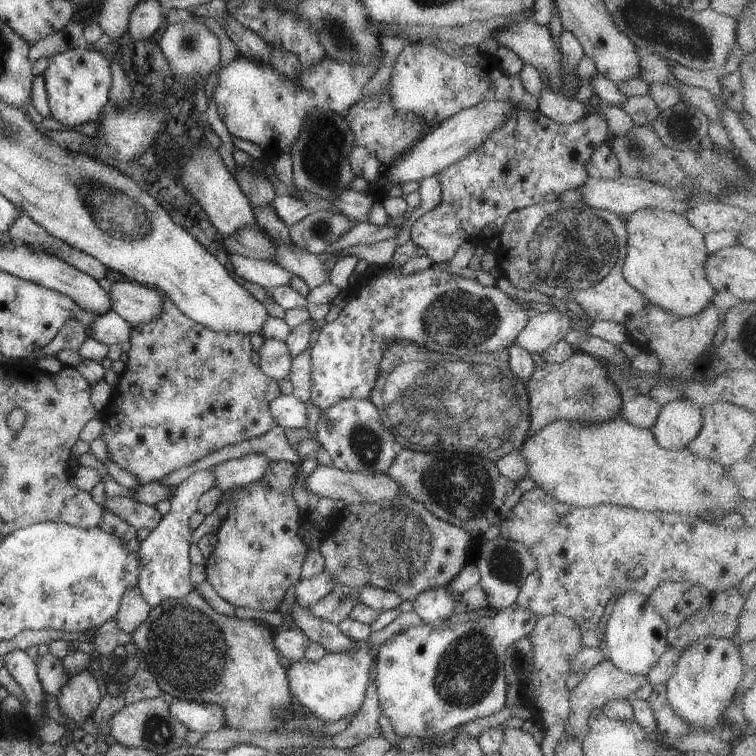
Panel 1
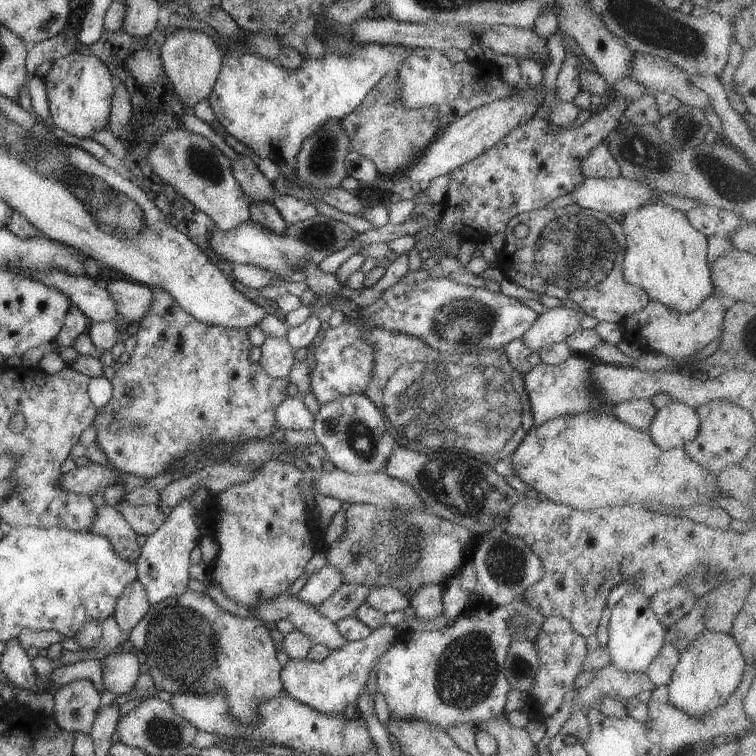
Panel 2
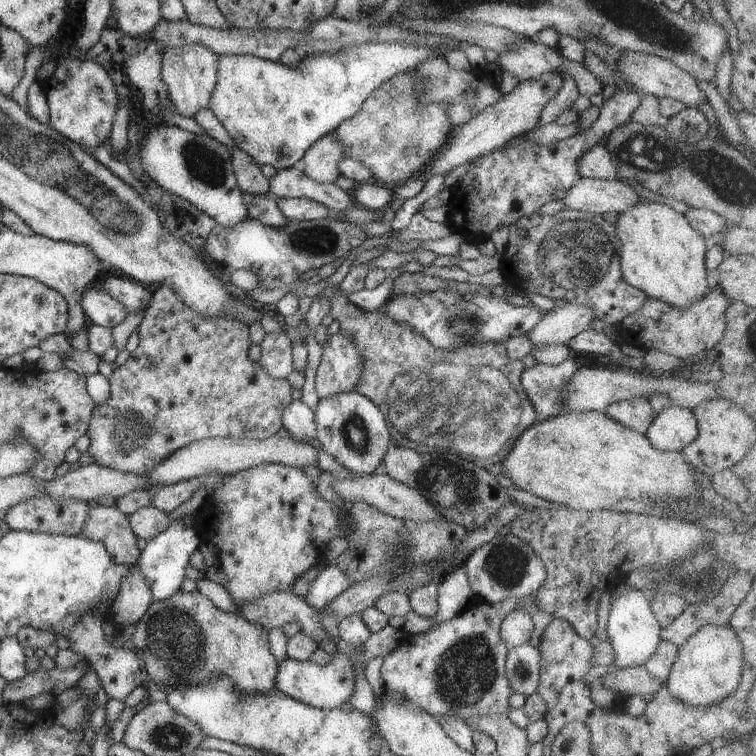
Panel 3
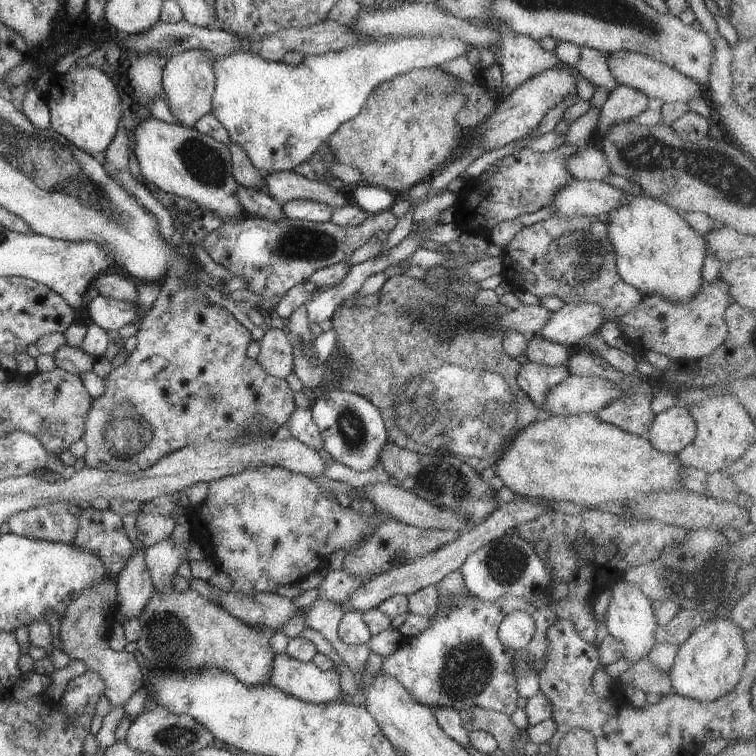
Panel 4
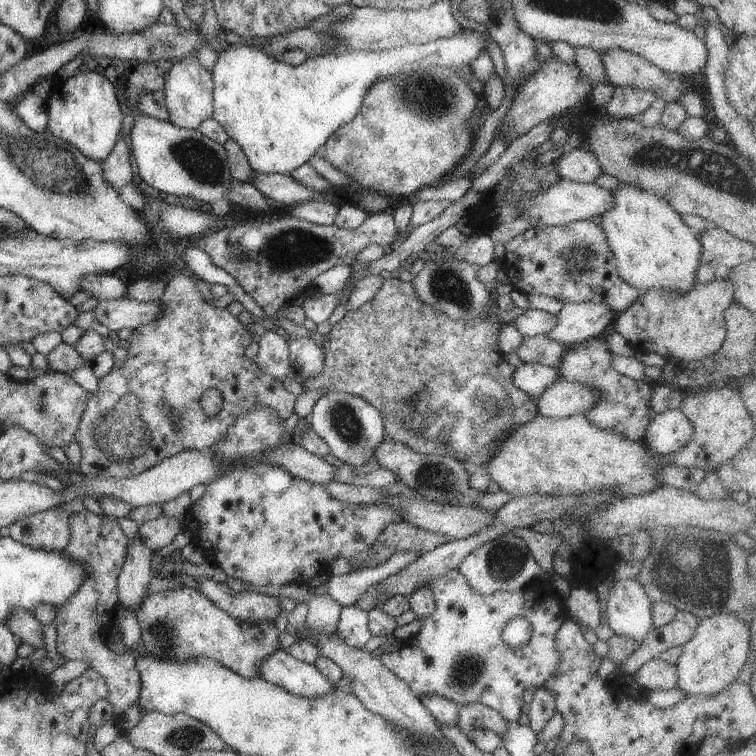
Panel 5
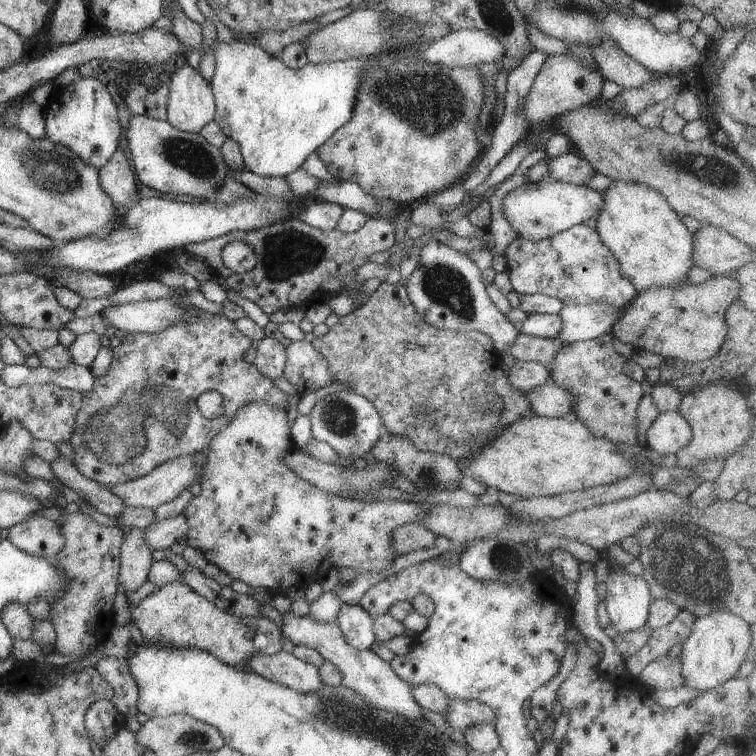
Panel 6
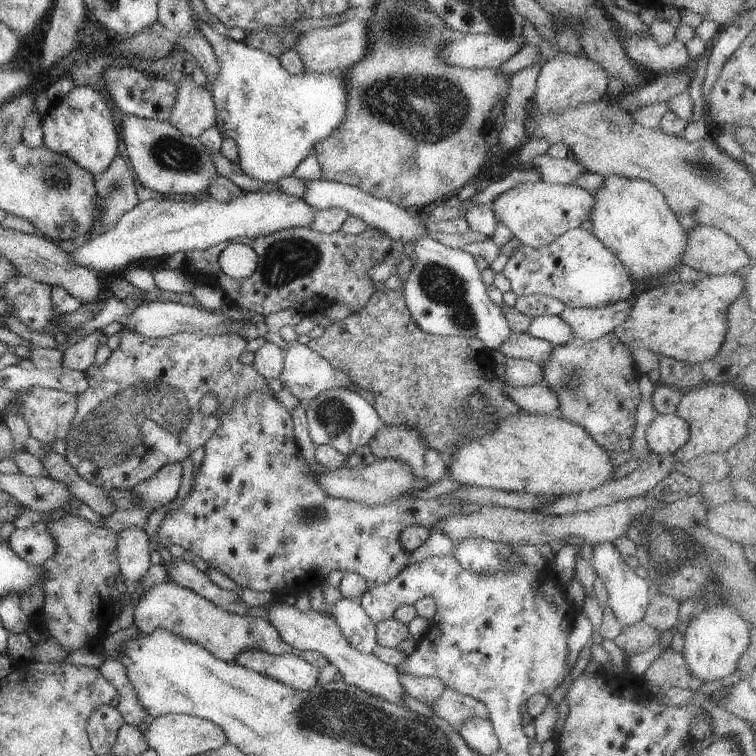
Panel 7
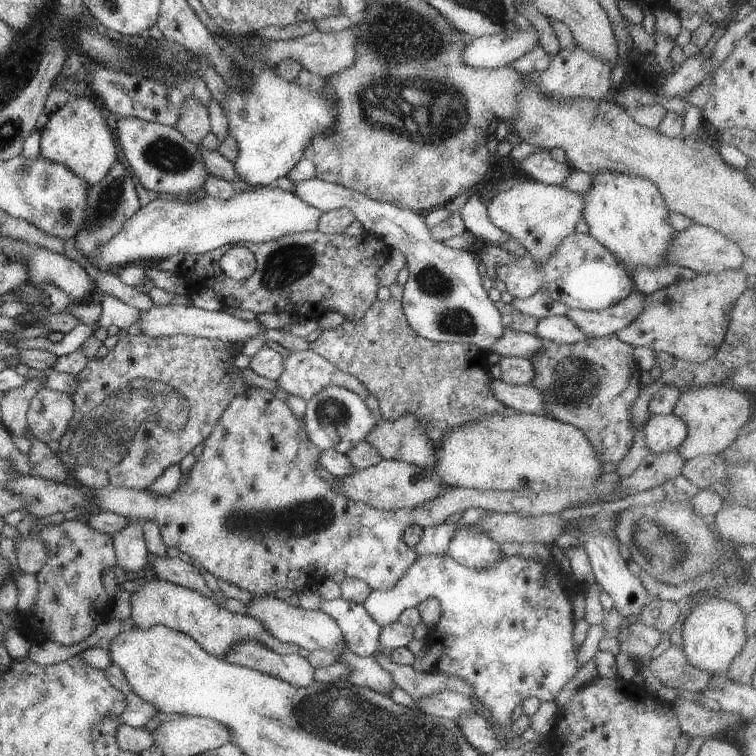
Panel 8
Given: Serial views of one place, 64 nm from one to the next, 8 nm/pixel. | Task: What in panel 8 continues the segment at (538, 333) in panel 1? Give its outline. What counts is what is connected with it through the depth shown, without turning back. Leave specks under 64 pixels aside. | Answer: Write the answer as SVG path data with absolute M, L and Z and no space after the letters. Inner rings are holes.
M639 290L631 292L624 300L618 301L600 311L588 311L569 307L566 318L570 318L588 339L614 334L629 325L638 312L642 312L645 294Z

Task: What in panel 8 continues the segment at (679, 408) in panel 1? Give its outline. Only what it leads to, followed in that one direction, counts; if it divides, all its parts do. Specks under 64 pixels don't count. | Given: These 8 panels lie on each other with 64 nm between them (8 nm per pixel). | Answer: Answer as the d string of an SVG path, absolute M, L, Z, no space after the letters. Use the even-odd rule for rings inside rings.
M674 414L652 415L645 424L645 442L650 451L665 453L676 451L686 440L686 423Z

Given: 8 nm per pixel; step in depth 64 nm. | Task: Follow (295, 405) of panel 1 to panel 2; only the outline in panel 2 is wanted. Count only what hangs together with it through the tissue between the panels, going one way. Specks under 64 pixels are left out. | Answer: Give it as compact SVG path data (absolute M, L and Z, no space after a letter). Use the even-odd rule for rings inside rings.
M300 396L287 397L284 402L276 404L274 416L282 429L304 431L314 429L315 416L312 415Z

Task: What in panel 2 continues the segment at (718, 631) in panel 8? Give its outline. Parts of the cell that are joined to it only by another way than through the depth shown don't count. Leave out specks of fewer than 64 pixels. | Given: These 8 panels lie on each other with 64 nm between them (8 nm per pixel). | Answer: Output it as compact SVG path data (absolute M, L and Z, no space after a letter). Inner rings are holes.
M704 632L681 650L678 665L667 685L668 700L674 708L680 708L688 716L704 718L718 706L726 704L740 686L745 668L744 656L731 633Z

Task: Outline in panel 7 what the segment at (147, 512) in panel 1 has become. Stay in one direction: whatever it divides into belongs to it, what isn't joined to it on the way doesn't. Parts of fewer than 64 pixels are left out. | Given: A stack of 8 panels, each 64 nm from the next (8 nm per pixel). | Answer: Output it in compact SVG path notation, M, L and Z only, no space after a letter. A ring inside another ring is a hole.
M252 392L246 400L238 400L219 418L218 430L204 446L206 454L192 482L194 490L180 508L170 510L164 516L151 544L156 548L170 548L178 544L184 551L189 550L203 558L208 567L220 570L244 589L272 592L284 590L286 586L286 592L310 592L336 570L358 574L373 585L390 583L408 564L410 553L403 550L398 540L404 528L417 525L431 529L436 520L459 511L460 504L471 507L488 504L511 510L536 511L538 506L542 508L556 500L555 496L534 496L469 485L431 500L396 498L390 504L366 504L334 497L308 476L308 462L302 458L294 440L293 417L273 396Z

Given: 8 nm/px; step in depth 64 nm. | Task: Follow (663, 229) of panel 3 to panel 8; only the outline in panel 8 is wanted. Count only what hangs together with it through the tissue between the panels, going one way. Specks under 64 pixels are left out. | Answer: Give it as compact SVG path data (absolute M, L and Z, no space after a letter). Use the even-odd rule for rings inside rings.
M600 172L593 177L592 188L588 188L584 192L586 206L584 206L582 214L590 229L590 236L608 248L619 262L631 272L634 272L639 266L660 268L660 266L667 264L668 248L670 248L674 236L677 235L677 231L670 224L669 210L662 194L658 192L656 184L640 175L618 174L618 172Z

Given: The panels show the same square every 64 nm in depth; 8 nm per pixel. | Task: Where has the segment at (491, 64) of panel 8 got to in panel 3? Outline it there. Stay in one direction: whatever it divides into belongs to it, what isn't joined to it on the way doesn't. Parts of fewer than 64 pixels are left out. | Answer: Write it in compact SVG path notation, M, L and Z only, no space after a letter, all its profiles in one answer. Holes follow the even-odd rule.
M398 42L390 43L367 43L357 46L346 46L339 52L333 54L321 53L312 54L306 56L296 67L288 67L282 64L280 61L273 62L265 59L260 59L251 55L227 55L220 56L218 62L218 76L217 86L214 88L212 98L210 98L209 109L212 110L214 115L220 120L232 140L235 142L235 147L241 149L243 152L250 154L254 158L253 162L258 165L269 164L273 166L276 171L281 169L288 169L293 166L298 167L302 156L306 154L306 150L310 148L310 144L318 142L322 136L326 136L328 132L336 131L336 128L351 118L362 108L362 104L366 101L366 98L370 97L370 94L382 85L386 80L389 80L396 74L406 73L411 71L412 66L428 60L428 58L438 58L438 56L446 56L449 52L448 48L426 48L426 46L412 46L412 44L398 44Z

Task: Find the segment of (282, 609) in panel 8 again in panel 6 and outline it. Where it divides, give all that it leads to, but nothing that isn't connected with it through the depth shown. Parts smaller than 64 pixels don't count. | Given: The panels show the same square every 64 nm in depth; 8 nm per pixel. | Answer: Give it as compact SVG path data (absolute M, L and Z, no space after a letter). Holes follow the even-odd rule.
M290 610L284 612L282 616L284 616L283 635L295 645L315 649L325 660L332 662L342 672L342 685L358 692L364 698L364 702L368 702L378 710L388 710L396 716L402 716L410 722L426 720L426 716L422 712L422 706L412 696L411 686L394 673L390 664L384 662L370 649L360 651L351 648L337 622L324 624L324 622L318 622L318 620L314 620L308 615L294 616Z

